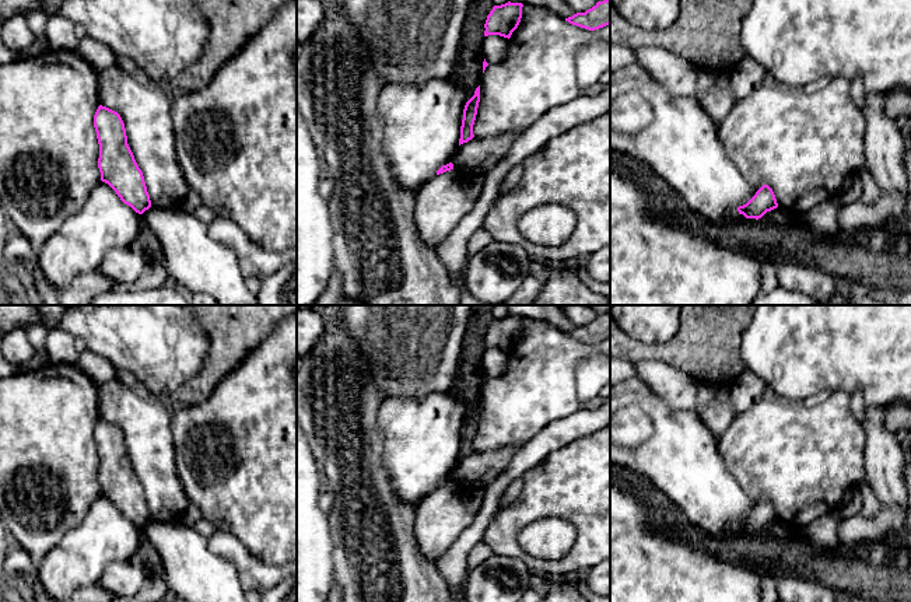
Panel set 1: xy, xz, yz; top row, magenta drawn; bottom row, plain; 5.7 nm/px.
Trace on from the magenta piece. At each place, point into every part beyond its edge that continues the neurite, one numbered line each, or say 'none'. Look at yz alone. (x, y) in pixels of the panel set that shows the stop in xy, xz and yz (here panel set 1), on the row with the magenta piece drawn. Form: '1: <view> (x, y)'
none

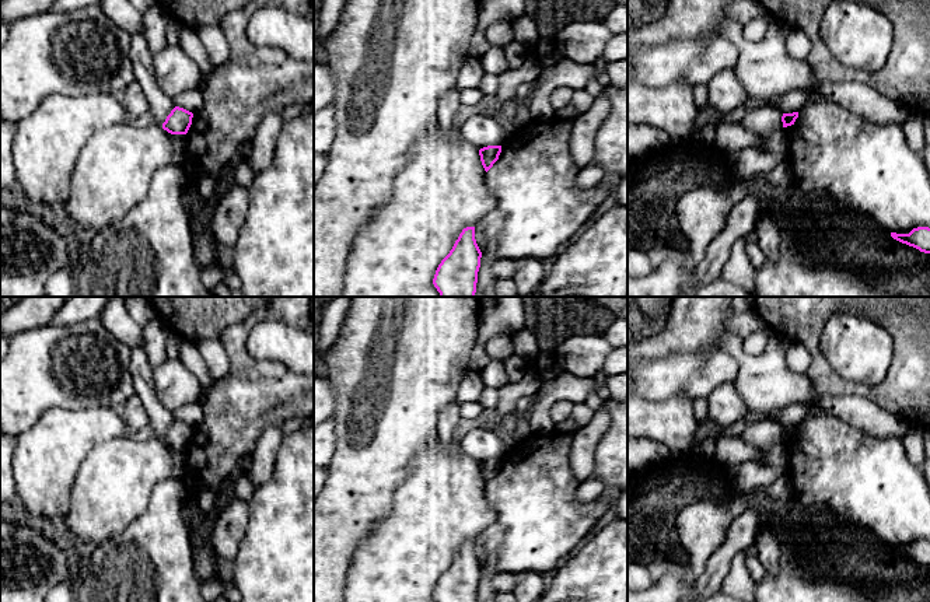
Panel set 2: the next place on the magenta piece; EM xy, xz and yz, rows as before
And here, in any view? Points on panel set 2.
none

